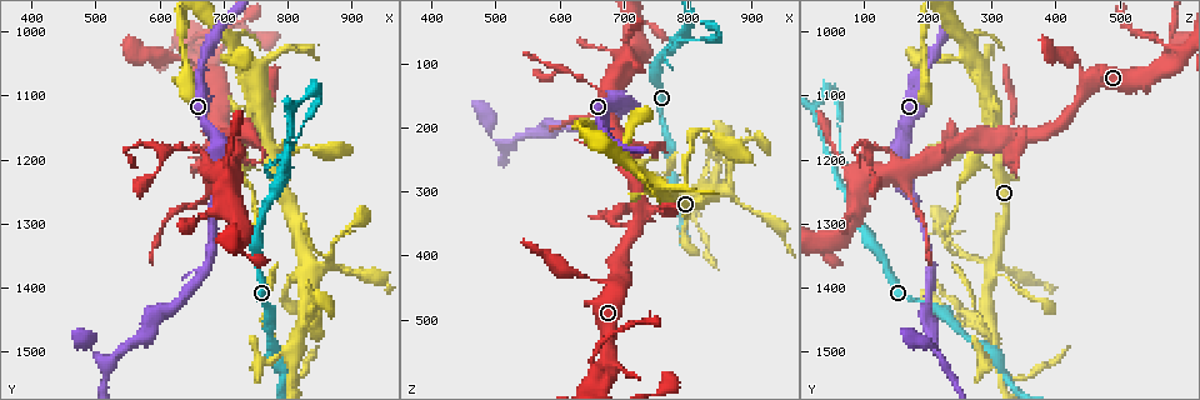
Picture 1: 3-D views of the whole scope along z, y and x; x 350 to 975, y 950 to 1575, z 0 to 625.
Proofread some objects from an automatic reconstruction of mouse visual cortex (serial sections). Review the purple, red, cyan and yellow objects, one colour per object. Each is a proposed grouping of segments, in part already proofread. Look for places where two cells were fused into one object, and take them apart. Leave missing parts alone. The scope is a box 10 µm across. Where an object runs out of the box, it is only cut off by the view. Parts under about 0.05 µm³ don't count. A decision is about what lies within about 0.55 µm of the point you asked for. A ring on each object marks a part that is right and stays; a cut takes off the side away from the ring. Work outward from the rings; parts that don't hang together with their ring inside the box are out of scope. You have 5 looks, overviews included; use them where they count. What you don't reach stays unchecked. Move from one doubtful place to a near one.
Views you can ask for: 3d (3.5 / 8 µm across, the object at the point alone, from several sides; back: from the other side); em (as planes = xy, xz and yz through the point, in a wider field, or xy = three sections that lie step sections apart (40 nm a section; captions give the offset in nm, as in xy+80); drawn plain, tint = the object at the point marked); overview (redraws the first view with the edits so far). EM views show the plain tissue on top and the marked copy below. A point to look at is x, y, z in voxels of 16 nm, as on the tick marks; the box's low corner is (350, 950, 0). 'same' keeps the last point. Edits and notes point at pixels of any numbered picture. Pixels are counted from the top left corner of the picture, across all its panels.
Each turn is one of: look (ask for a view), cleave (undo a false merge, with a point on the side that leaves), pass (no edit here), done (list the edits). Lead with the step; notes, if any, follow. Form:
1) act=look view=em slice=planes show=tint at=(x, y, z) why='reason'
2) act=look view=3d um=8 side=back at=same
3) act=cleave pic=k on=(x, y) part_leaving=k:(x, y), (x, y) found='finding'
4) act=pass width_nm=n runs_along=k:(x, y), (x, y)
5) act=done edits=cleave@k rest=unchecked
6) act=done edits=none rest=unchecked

act=look view=3d um=8 at=(765, 1120, 305) why='side arm on a straight run'

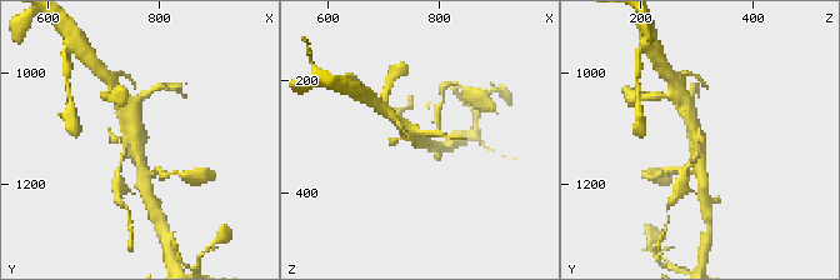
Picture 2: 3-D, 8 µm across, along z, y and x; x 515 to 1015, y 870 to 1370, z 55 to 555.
act=look view=em slice=planes show=tint at=same

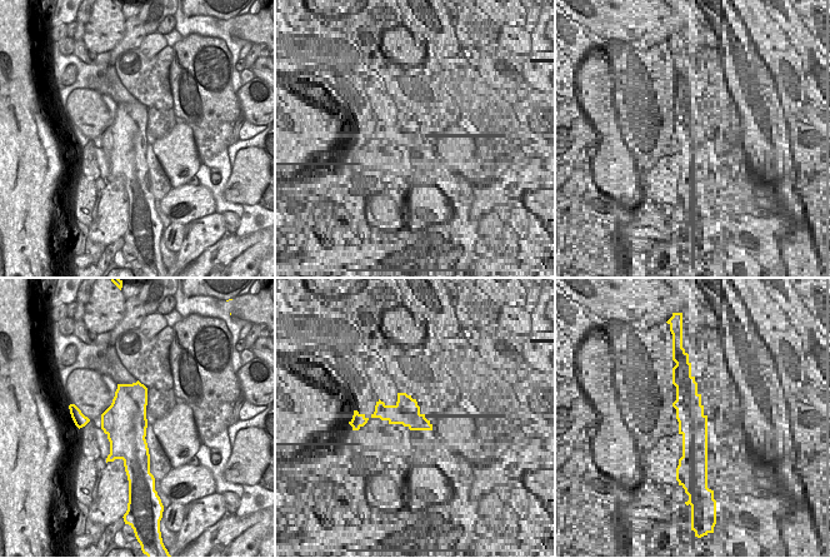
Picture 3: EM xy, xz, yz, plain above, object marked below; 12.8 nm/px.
act=pass runs_along=2:(701, 174), (700, 149), (689, 105) found='all the same cell'

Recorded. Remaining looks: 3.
act=look view=3d um=8 at=(835, 1360, 305) why='small branch off a trunk'

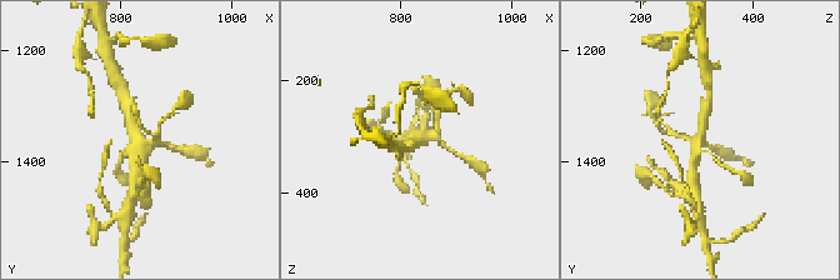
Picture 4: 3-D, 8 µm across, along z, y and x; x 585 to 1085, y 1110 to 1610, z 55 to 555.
act=look view=em slice=xy step=3 show=tint at=same

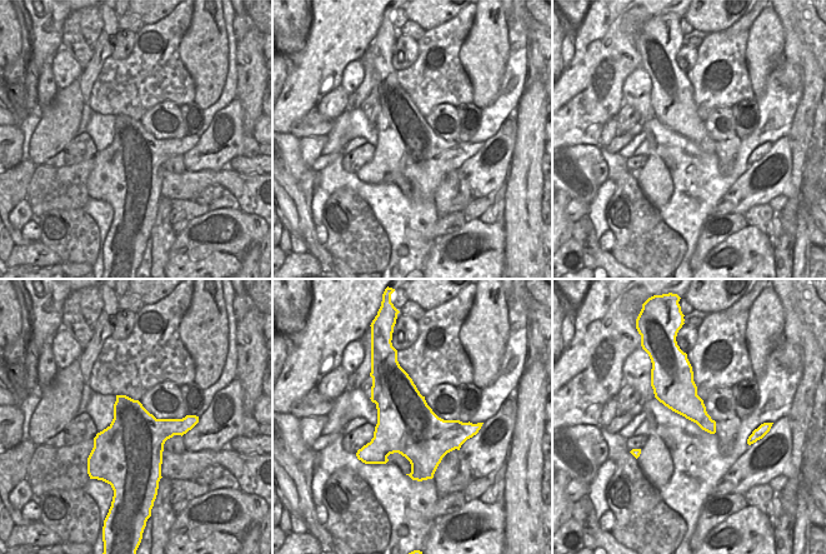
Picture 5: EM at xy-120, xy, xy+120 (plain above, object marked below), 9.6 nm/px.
act=pass runs_along=4:(706, 109), (696, 143), (693, 176) found='continuous, no second cell'

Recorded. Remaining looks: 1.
act=done edits=none rest=unchecked

